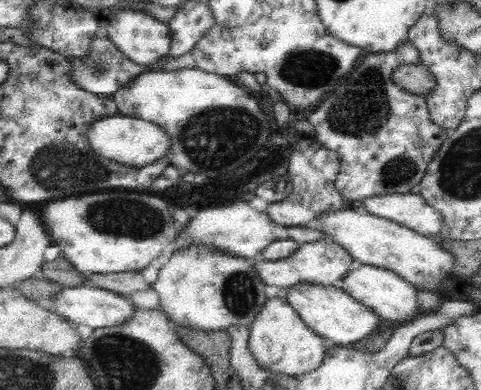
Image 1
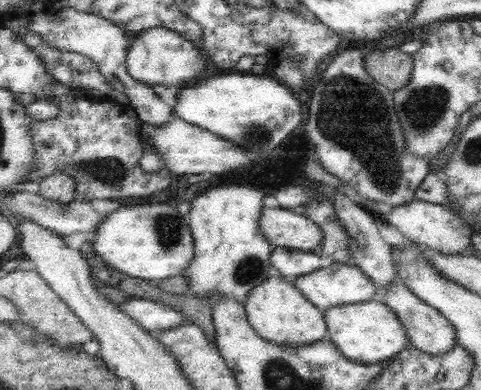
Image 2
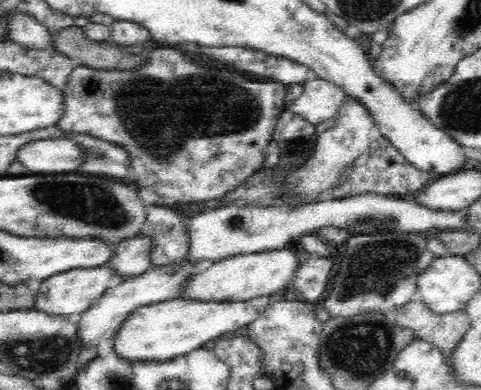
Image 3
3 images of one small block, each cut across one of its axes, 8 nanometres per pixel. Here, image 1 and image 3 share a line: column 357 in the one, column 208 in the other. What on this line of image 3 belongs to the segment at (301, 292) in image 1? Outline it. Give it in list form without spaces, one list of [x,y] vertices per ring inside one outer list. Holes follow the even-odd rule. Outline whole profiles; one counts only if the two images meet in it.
[[[270,296],[246,302],[202,302],[202,300],[166,300],[138,308],[128,314],[114,336],[114,352],[128,364],[162,364],[176,356],[186,356],[204,346],[208,340],[224,338],[242,326],[250,326],[268,308]]]

